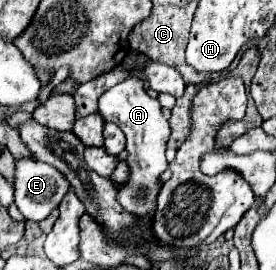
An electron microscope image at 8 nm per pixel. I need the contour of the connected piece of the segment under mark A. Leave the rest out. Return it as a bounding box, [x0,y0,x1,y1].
[98,77,170,215]

